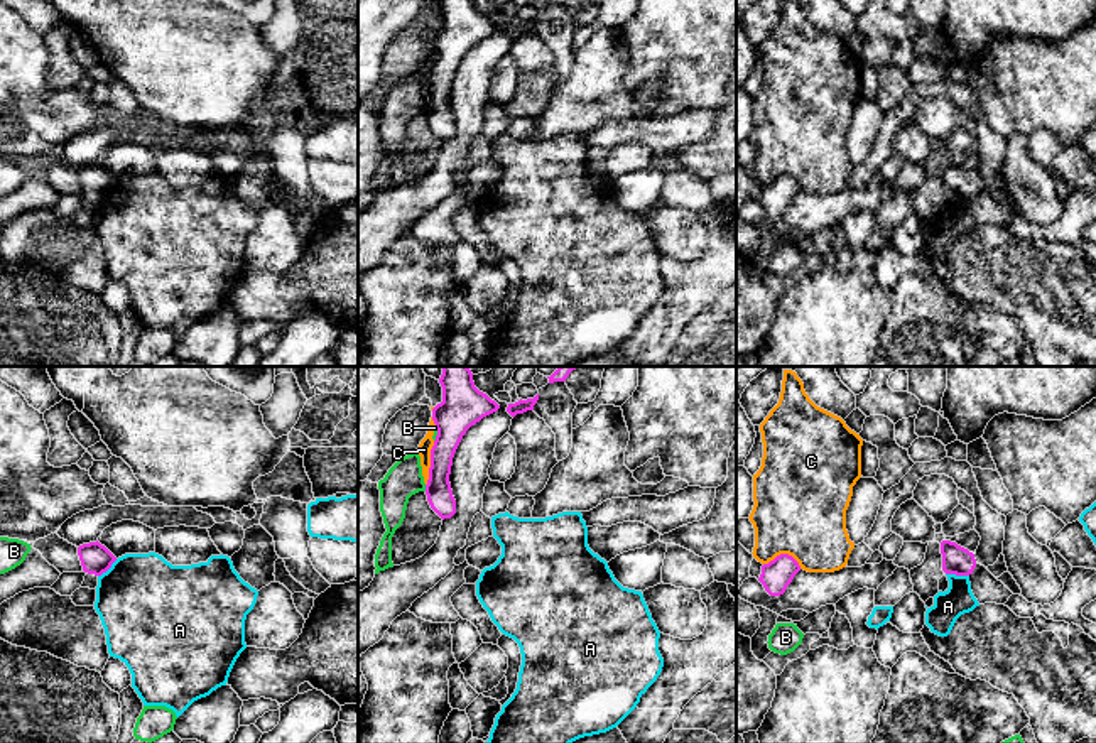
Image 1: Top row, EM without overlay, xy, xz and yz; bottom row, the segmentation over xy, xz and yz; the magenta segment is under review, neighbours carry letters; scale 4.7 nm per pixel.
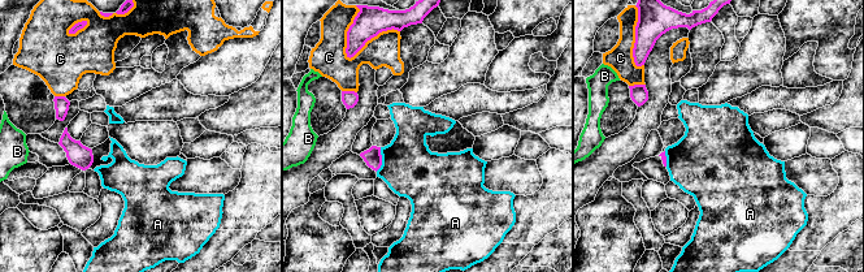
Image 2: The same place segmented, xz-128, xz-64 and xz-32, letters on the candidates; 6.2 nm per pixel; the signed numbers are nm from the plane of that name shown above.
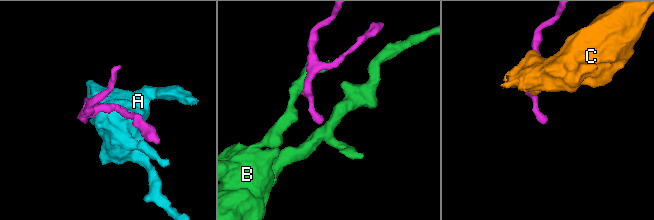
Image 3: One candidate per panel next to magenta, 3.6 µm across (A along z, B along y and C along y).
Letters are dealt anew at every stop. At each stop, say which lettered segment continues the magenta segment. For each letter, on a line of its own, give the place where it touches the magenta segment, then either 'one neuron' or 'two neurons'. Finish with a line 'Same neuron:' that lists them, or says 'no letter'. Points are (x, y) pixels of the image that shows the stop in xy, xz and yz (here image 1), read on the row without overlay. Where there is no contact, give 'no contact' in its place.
A: yz (958, 196) | two neurons
B: xz (426, 110) | two neurons
C: xz (431, 85) | two neurons
Same neuron: no letter

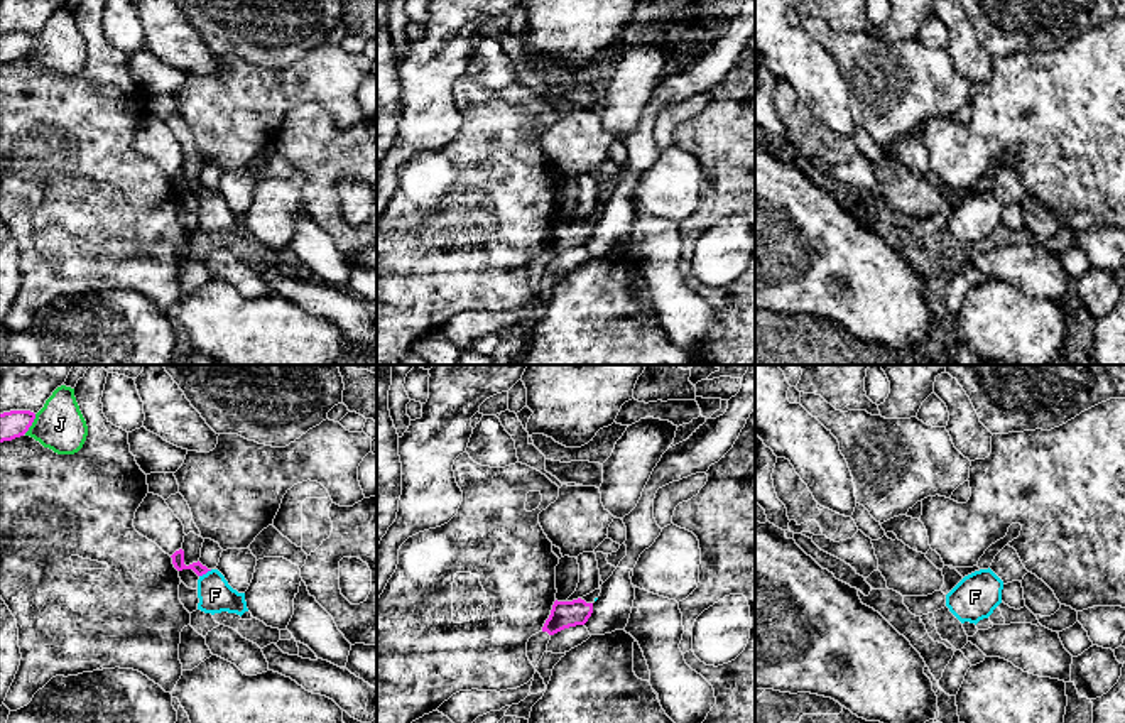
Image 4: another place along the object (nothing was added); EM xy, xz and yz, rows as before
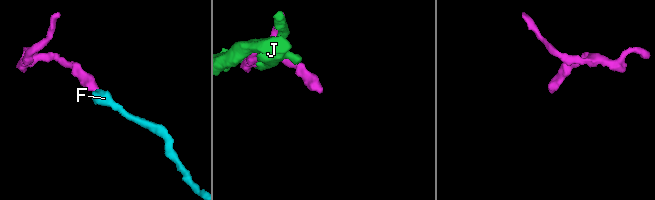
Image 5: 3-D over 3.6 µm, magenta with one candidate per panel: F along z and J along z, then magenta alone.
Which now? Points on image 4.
F: xy (205, 195) | one neuron
J: xy (31, 46) | two neurons
Same neuron: F

